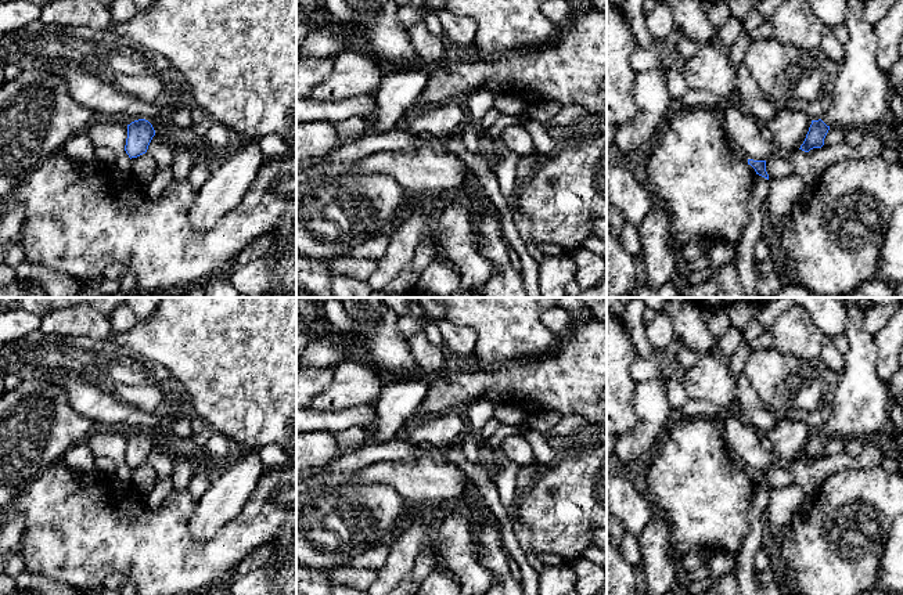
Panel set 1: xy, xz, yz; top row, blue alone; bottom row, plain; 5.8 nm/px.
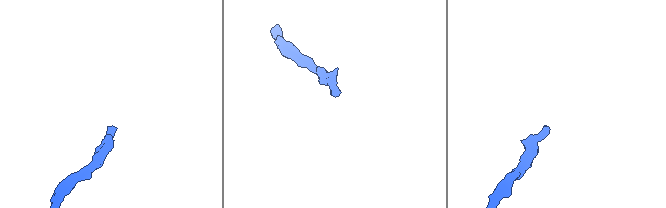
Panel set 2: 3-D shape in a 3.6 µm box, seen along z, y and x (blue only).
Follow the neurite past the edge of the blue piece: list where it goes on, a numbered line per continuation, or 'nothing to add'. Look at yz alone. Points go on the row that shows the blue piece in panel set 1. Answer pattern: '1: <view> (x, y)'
1: yz (862, 90)

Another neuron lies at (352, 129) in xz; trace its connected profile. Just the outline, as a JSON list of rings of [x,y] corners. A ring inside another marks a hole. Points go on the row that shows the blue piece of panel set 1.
[[[360,116],[337,123],[337,134],[342,145],[349,144],[370,131],[368,123]]]

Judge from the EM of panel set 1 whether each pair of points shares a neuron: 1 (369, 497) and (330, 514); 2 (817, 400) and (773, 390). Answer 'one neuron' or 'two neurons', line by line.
1: one neuron
2: one neuron

